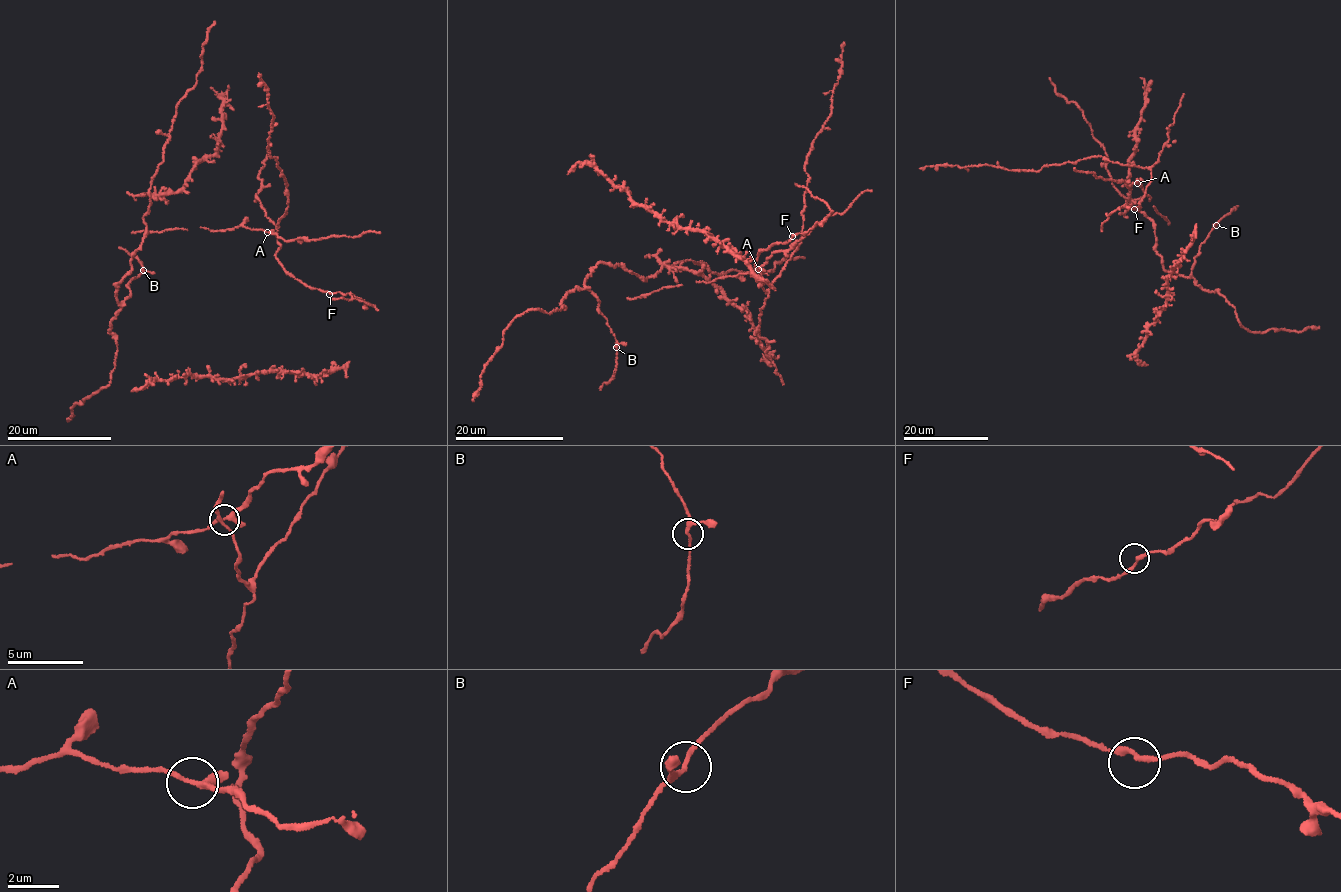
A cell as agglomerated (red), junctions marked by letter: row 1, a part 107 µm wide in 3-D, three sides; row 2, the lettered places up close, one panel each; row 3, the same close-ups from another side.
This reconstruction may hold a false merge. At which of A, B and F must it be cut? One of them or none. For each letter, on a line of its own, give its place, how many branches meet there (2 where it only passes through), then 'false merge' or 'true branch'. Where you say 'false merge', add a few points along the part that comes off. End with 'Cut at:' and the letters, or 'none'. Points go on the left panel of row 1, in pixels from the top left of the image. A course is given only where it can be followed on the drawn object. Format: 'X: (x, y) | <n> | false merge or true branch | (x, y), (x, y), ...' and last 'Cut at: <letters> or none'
A: (267, 232) | 3 | true branch
B: (143, 270) | 3 | true branch
F: (329, 294) | 2 | true branch
Cut at: none

